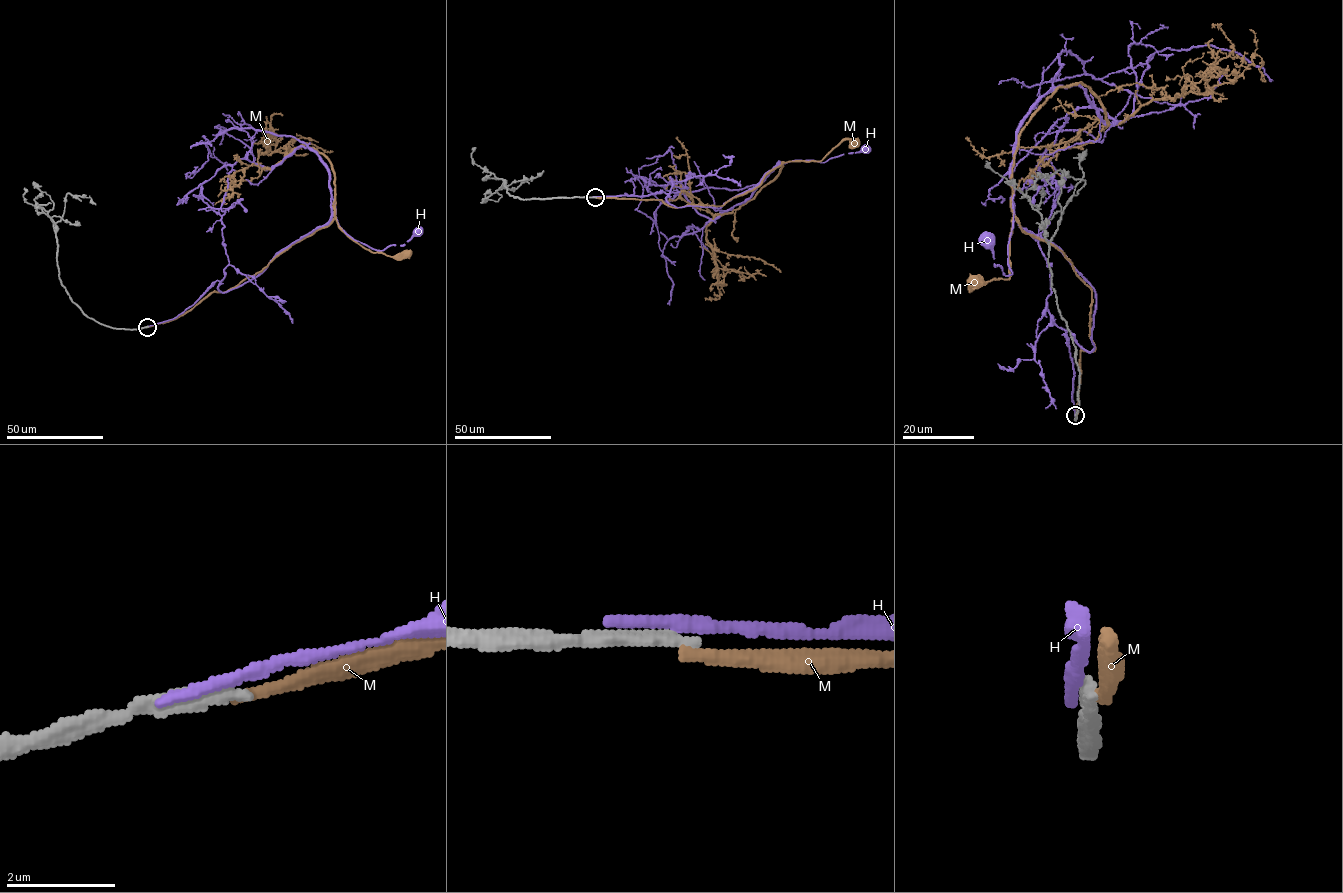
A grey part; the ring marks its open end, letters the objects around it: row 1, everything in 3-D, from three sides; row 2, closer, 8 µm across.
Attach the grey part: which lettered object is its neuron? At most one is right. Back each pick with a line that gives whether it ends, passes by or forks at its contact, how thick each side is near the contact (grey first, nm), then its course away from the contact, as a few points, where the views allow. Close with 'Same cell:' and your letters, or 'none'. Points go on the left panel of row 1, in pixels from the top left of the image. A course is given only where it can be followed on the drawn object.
Same cell: none

